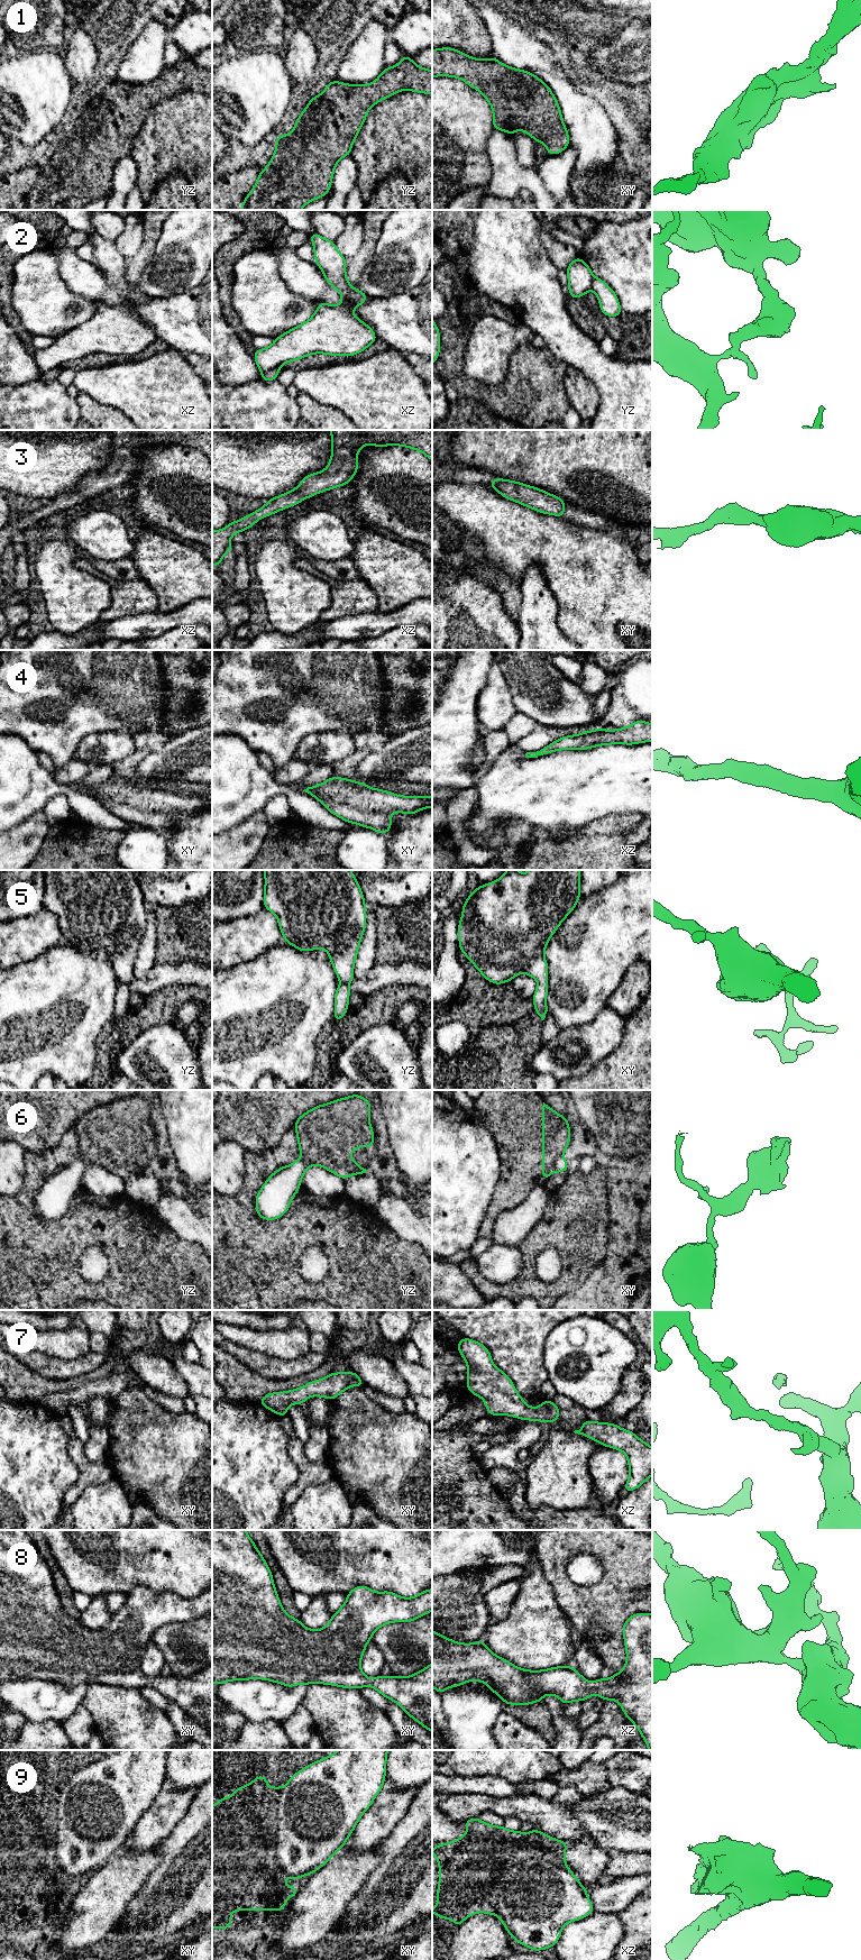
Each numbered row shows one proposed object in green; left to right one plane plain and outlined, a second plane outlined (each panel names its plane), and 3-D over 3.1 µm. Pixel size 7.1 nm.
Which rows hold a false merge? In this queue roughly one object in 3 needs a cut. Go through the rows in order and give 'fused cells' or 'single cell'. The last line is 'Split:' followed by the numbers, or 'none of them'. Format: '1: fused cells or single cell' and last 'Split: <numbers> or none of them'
1: single cell
2: fused cells
3: single cell
4: single cell
5: single cell
6: fused cells
7: single cell
8: single cell
9: single cell
Split: 2, 6

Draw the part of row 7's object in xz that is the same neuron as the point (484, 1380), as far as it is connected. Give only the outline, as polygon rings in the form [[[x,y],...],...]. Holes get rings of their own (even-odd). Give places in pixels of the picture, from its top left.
[[[461,1338],[457,1349],[467,1362],[468,1391],[485,1401],[491,1416],[511,1416],[549,1423],[558,1420],[561,1410],[551,1400],[544,1400],[535,1408],[526,1404],[512,1380],[493,1364],[491,1353],[483,1344]]]

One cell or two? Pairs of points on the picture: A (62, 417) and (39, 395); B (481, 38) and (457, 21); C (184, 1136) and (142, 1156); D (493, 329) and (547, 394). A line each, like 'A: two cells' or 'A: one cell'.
A: one cell
B: one cell
C: two cells
D: two cells

